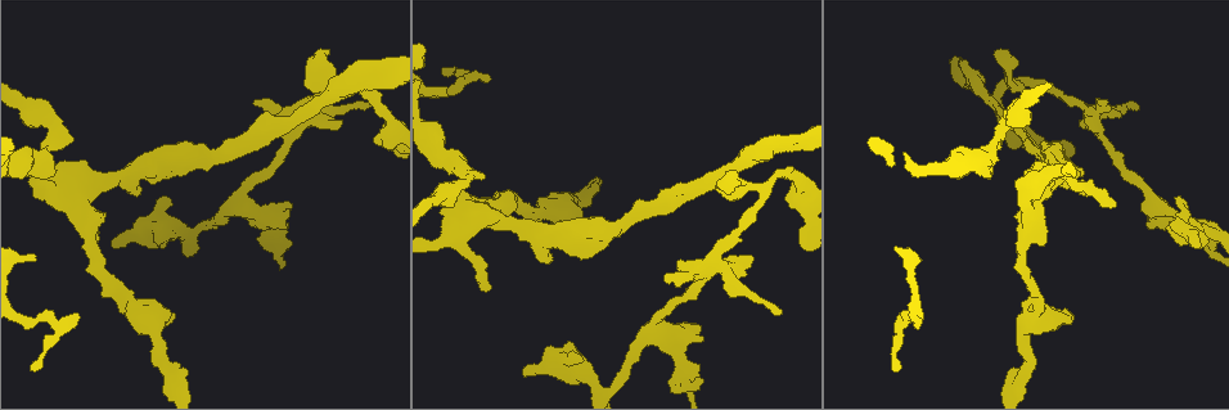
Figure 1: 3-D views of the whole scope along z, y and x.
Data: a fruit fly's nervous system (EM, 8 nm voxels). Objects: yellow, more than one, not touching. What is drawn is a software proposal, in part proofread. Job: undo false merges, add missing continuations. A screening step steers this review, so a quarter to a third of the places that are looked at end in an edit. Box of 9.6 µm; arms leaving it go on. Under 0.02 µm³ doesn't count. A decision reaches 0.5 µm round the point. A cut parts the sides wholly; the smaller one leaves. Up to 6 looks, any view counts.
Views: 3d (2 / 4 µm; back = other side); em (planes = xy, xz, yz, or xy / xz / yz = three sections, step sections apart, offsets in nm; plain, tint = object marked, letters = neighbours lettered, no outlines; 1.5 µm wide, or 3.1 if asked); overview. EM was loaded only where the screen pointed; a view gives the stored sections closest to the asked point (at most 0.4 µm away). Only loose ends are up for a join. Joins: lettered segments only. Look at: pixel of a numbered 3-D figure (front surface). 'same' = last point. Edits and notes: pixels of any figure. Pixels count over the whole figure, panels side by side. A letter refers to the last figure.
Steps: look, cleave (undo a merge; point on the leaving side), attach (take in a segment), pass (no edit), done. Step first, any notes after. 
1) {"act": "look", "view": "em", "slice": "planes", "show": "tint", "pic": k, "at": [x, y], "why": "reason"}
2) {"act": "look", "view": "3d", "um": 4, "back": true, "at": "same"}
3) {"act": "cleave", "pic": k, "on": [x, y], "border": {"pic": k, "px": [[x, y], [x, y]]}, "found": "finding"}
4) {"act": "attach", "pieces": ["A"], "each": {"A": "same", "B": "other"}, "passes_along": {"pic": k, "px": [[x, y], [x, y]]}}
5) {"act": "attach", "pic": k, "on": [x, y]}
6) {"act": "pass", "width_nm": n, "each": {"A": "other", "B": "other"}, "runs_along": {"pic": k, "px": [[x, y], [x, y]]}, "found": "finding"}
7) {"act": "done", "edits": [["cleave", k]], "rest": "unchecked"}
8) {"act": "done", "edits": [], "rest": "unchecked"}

{"act": "look", "view": "em", "slice": "planes", "show": "plain", "pic": 1, "at": [485, 288], "why": "an open end"}

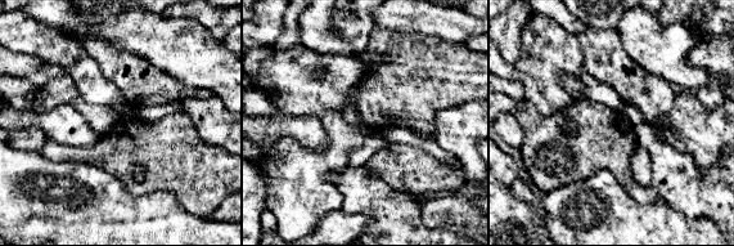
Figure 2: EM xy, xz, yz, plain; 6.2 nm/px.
{"act": "look", "view": "em", "slice": "planes", "show": "tint", "at": "same", "why": "where the object lies"}

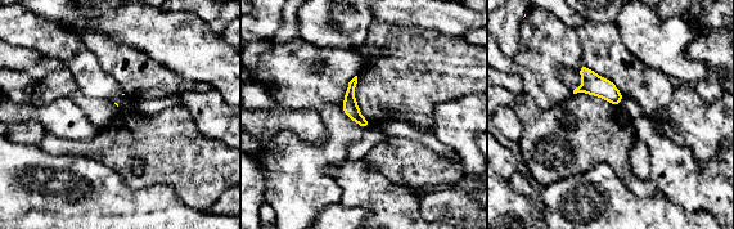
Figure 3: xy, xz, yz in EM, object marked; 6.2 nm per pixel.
{"act": "look", "view": "em", "slice": "planes", "show": "letters", "at": "same", "why": "see the neighbours"}

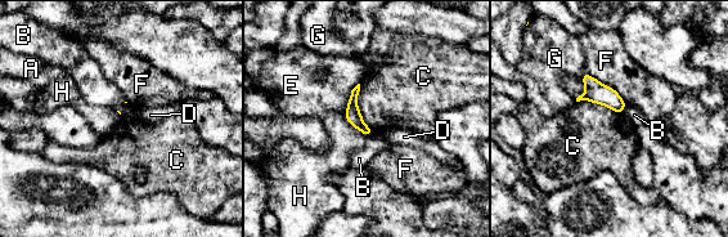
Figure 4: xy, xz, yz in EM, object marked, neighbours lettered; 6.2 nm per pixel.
{"act": "pass", "each": {"A": "other", "B": "other", "C": "other", "D": "other", "E": "other", "F": "other", "G": "other", "H": "other"}, "runs_along": {"pic": 4, "px": [[355, 92], [353, 115], [368, 133]]}, "found": "none of them fits"}

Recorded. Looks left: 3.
{"act": "look", "view": "3d", "um": 4, "pic": 1, "at": [708, 268], "why": "four or more arms meet"}

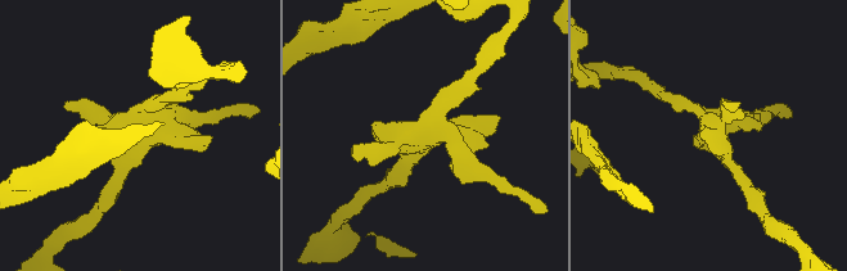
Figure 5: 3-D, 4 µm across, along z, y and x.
{"act": "look", "view": "em", "slice": "yz", "step": 8, "show": "letters", "pic": 5, "at": [431, 138], "why": "need the tissue"}

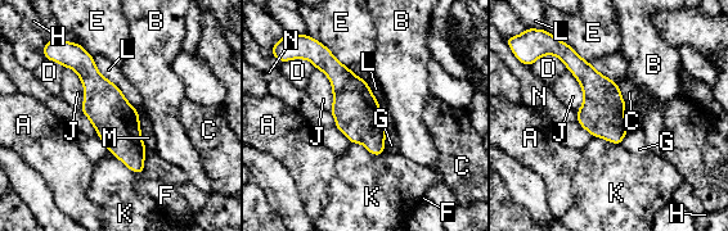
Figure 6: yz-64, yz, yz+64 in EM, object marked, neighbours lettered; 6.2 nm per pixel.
{"act": "pass", "each": {"A": "other", "B": "other", "C": "other", "D": "other", "E": "other", "F": "other", "G": "other", "H": "other", "J": "other", "K": "other", "L": "other", "M": "other", "N": "other"}, "runs_along": {"pic": 6, "px": [[79, 53], [139, 170]]}, "found": "one neuron here"}

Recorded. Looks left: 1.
{"act": "done", "edits": [], "rest": "unchecked"}

